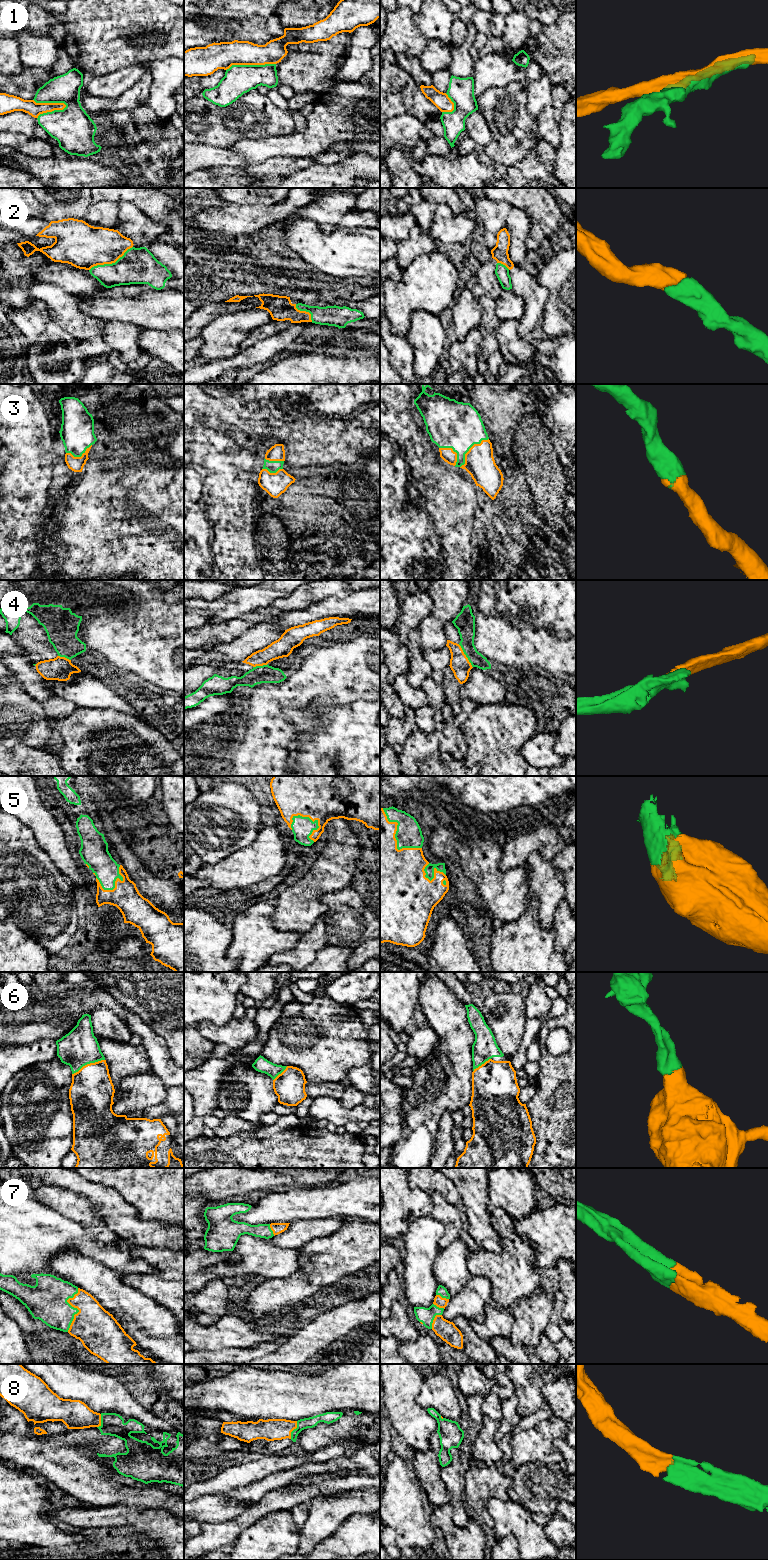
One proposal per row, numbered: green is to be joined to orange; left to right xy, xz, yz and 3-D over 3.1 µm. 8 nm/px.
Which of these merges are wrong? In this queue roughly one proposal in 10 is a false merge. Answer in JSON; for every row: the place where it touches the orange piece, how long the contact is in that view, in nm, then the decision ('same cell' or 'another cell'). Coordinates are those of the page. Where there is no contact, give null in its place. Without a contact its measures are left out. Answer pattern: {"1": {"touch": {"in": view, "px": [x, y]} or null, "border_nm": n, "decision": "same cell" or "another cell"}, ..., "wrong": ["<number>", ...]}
{"1": {"touch": {"in": "xy", "px": [50, 103]}, "border_nm": 280, "decision": "another cell"}, "2": {"touch": {"in": "xy", "px": [110, 263]}, "border_nm": 400, "decision": "same cell"}, "3": {"touch": {"in": "yz", "px": [469, 449]}, "border_nm": 340, "decision": "same cell"}, "4": {"touch": {"in": "yz", "px": [465, 656]}, "border_nm": 220, "decision": "same cell"}, "5": {"touch": {"in": "yz", "px": [394, 837]}, "border_nm": 460, "decision": "same cell"}, "6": {"touch": {"in": "xy", "px": [88, 1064]}, "border_nm": 300, "decision": "same cell"}, "7": {"touch": {"in": "xy", "px": [76, 1307]}, "border_nm": 360, "decision": "same cell"}, "8": {"touch": {"in": "xz", "px": [293, 1429]}, "border_nm": 160, "decision": "same cell"}, "wrong": ["1"]}

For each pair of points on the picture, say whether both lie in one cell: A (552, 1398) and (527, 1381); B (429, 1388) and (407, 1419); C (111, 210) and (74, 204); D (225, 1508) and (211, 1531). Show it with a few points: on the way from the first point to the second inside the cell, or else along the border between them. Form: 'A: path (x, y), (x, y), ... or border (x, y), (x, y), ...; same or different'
A: border (558, 1377), (548, 1382), (542, 1389), (545, 1403); different
B: border (423, 1380), (416, 1401), (426, 1409); different
C: path (102, 210), (88, 210), (83, 207); same
D: border (239, 1513), (222, 1521), (204, 1521), (200, 1523); different

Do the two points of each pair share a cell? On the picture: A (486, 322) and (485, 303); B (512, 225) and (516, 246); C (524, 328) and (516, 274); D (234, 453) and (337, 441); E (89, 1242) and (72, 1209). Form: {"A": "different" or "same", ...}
{"A": "same", "B": "same", "C": "same", "D": "different", "E": "same"}

